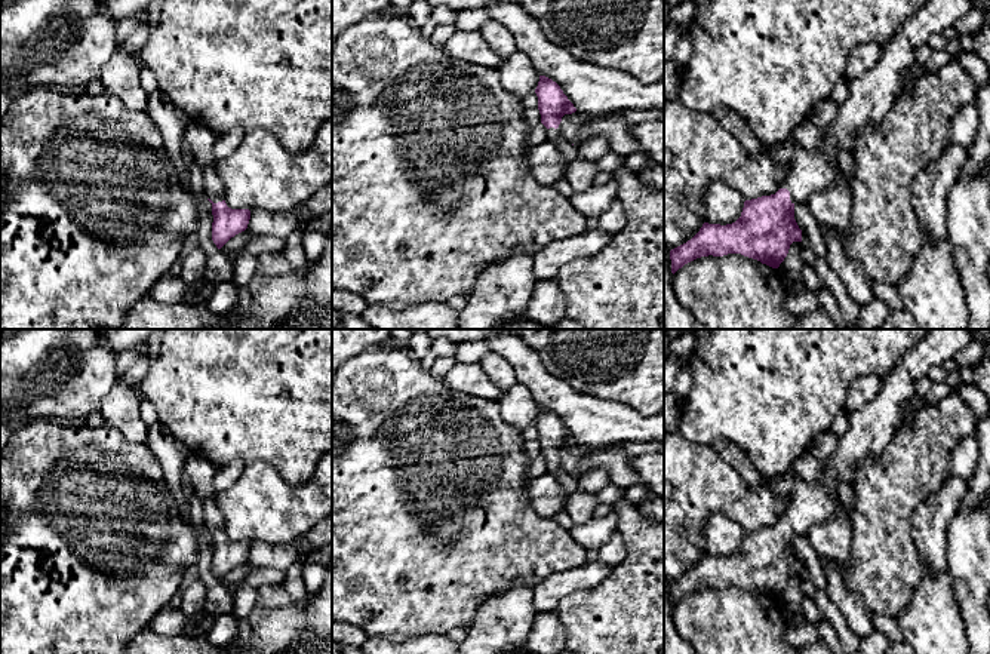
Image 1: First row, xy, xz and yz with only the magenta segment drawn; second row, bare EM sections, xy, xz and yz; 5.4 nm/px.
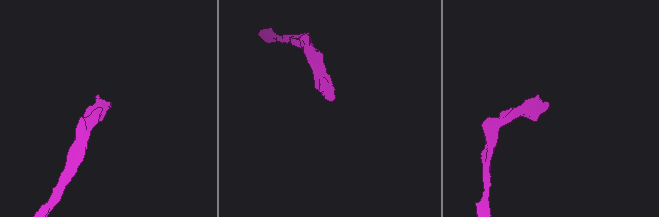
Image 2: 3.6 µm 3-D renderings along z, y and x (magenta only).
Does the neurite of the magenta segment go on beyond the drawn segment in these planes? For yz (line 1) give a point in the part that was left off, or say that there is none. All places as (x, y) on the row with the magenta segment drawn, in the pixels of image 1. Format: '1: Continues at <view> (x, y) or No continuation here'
1: Continues at yz (872, 97)

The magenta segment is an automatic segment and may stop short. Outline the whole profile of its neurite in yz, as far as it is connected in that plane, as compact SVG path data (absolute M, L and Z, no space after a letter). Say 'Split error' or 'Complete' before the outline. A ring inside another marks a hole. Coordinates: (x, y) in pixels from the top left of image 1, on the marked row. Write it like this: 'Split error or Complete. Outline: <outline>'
Split error. Outline: M929 0L882 46L877 64L851 82L851 96L839 105L836 120L823 132L823 144L808 150L793 135L788 176L771 196L745 200L741 217L726 225L704 222L686 243L670 251L671 273L701 257L741 254L778 268L793 242L802 242L794 206L837 178L837 153L854 151L860 128L879 123L903 87L903 76L914 67L916 49L934 33L953 27L974 7L974 0Z

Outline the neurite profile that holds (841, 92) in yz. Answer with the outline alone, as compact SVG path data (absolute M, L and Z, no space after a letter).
M842 77L836 82L833 90L831 90L831 99L842 105L848 98L851 96L851 82L846 77Z

